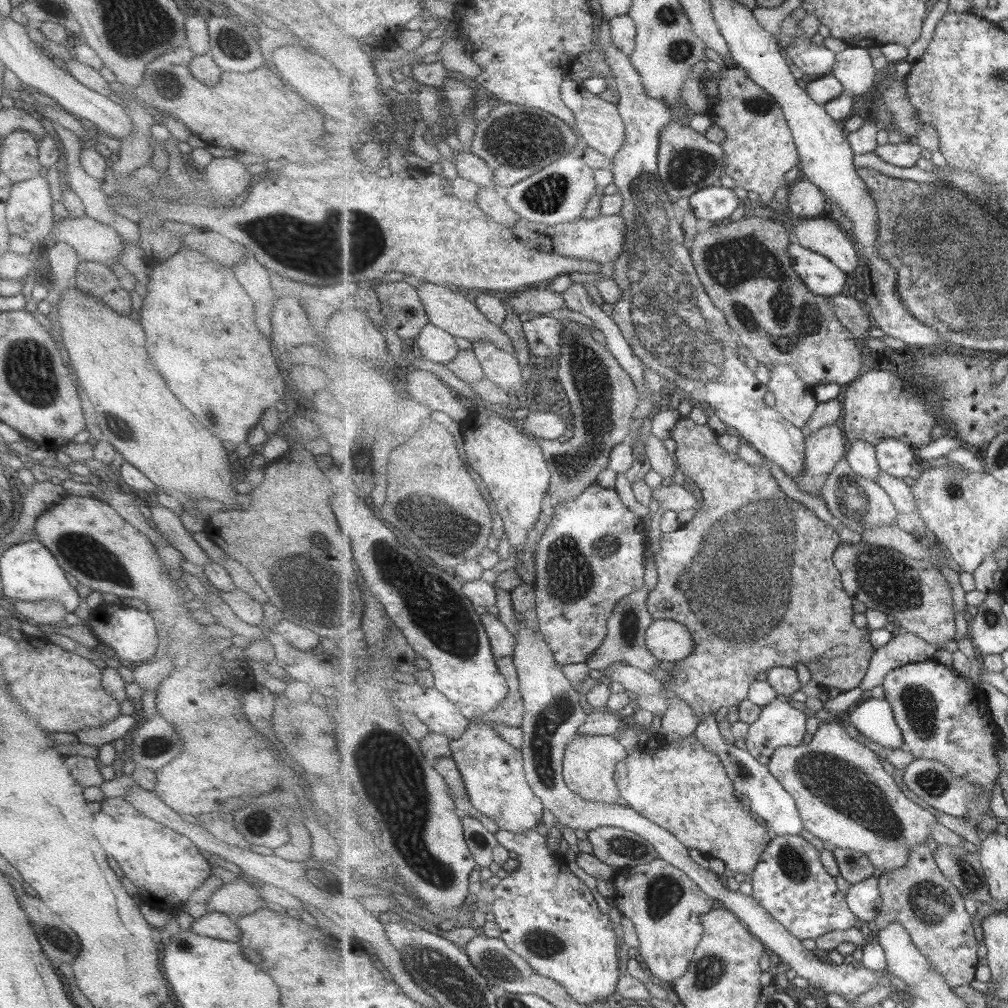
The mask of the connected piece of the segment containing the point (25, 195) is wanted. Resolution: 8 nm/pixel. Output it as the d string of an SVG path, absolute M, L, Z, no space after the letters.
M45 177L12 183L6 203L8 232L44 246L55 219L51 210L51 194Z

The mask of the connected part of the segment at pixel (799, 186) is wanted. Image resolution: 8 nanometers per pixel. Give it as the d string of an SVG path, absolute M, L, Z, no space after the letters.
M796 181L789 187L786 211L797 218L817 218L827 210L827 199L813 182Z

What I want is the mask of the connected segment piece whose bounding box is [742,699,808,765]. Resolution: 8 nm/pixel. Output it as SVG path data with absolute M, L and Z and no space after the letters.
M776 699L762 708L758 719L750 726L742 745L759 762L768 765L777 749L803 744L808 718L805 711Z

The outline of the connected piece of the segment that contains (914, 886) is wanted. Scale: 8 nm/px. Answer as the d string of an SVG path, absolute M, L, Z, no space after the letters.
M925 844L913 846L903 868L881 874L879 888L883 907L875 916L871 927L880 931L891 922L899 920L910 932L919 950L929 957L931 969L939 971L949 987L971 984L975 980L979 964L979 943L975 938L972 914L959 889L939 868L931 848Z

